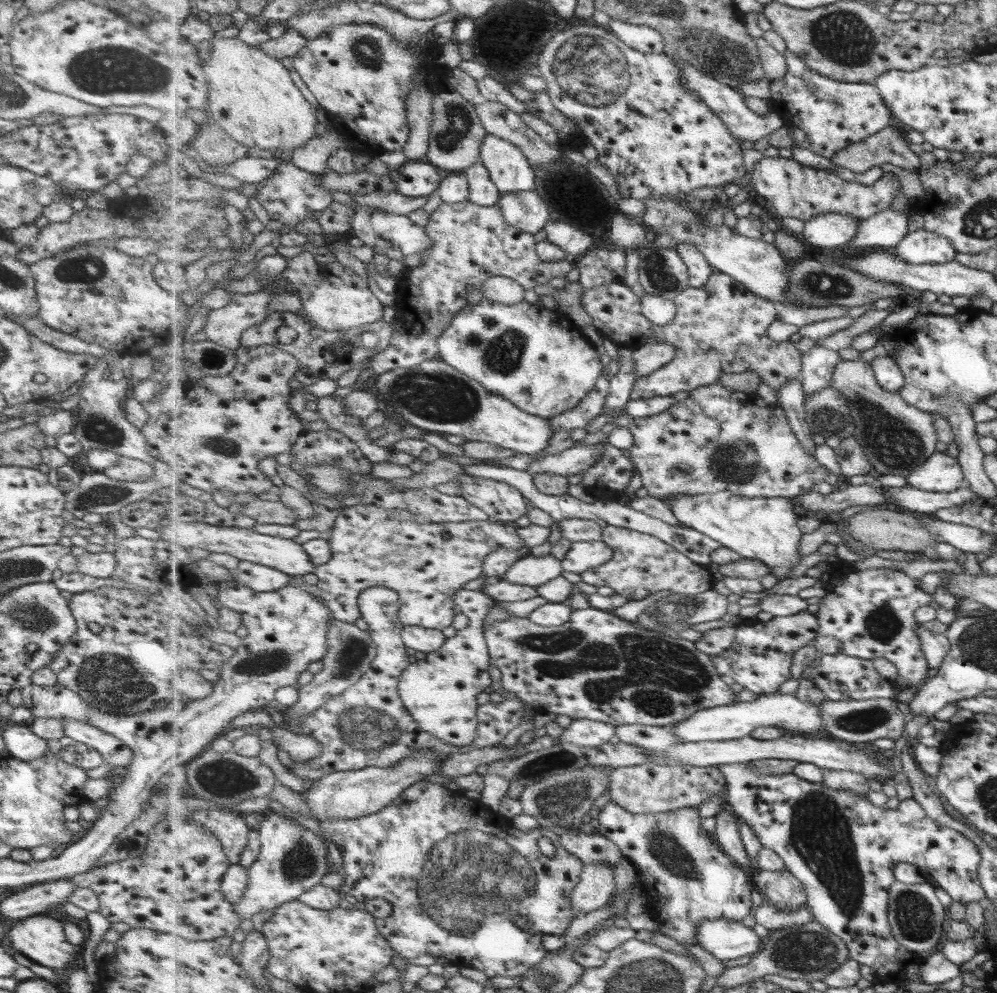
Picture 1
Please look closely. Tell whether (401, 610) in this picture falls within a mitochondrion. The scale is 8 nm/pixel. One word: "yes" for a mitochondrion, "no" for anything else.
no

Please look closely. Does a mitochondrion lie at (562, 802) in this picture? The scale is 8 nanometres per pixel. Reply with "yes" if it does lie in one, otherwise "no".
yes

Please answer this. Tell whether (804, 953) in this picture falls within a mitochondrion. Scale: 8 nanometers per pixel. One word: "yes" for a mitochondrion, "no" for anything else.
yes

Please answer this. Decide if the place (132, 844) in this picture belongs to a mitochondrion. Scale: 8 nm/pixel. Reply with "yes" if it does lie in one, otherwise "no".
no

